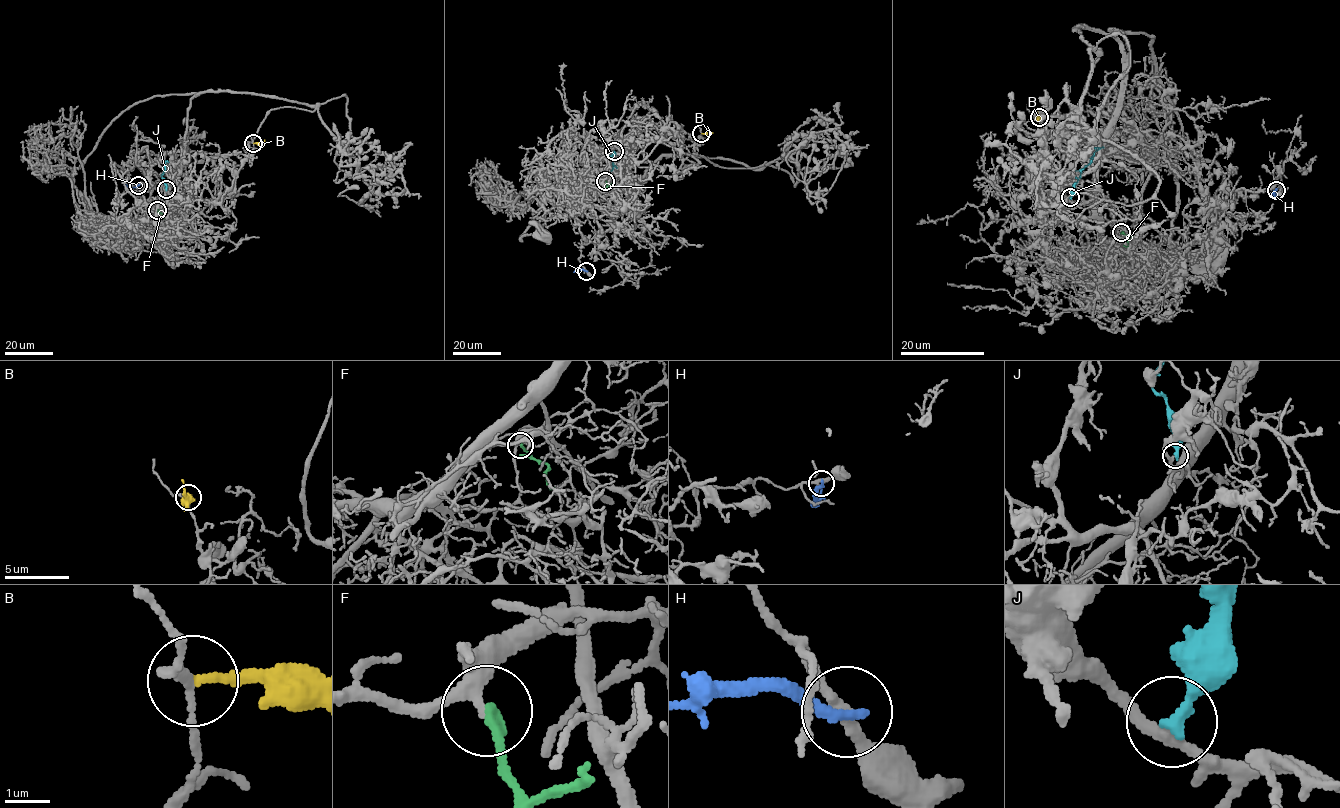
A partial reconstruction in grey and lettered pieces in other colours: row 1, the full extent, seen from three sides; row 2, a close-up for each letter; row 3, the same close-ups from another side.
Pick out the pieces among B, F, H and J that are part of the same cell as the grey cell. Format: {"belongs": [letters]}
{"belongs": ["F"]}

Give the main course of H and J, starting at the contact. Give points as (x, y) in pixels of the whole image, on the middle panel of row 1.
H: (586, 271), (573, 272)
J: (614, 151), (609, 158), (617, 168)

